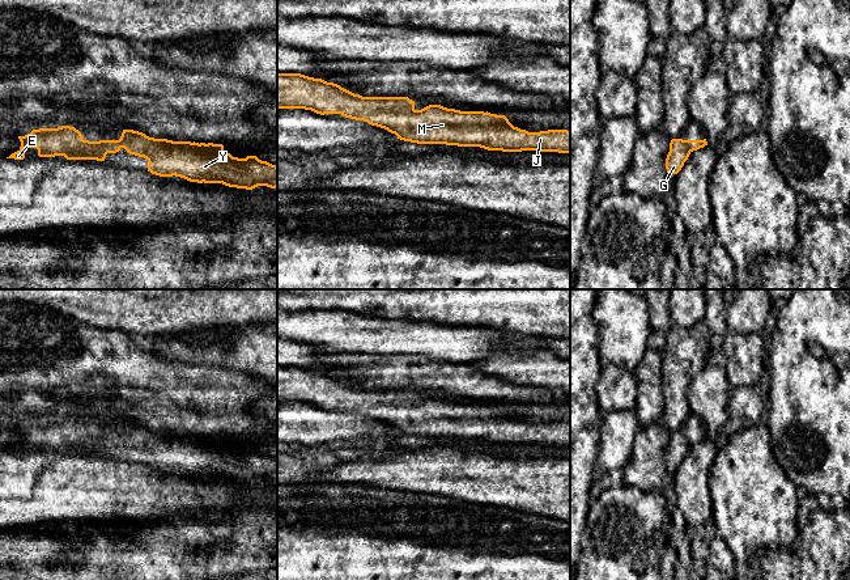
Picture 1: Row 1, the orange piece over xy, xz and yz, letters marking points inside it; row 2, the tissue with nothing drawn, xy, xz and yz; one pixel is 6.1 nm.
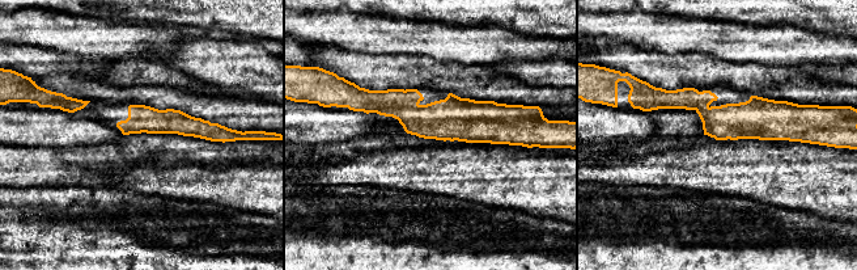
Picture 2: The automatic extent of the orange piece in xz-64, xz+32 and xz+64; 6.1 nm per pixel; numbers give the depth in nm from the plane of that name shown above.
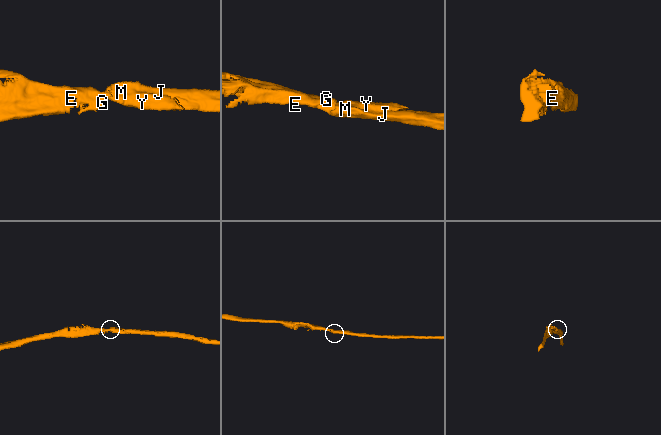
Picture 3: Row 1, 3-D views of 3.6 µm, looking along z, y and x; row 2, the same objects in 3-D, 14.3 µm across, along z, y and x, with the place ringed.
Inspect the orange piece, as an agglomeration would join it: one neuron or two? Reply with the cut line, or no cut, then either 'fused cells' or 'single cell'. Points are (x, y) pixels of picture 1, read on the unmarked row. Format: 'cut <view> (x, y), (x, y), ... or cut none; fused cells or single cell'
cut none; single cell

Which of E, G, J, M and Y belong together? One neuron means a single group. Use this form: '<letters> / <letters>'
E G J M Y

